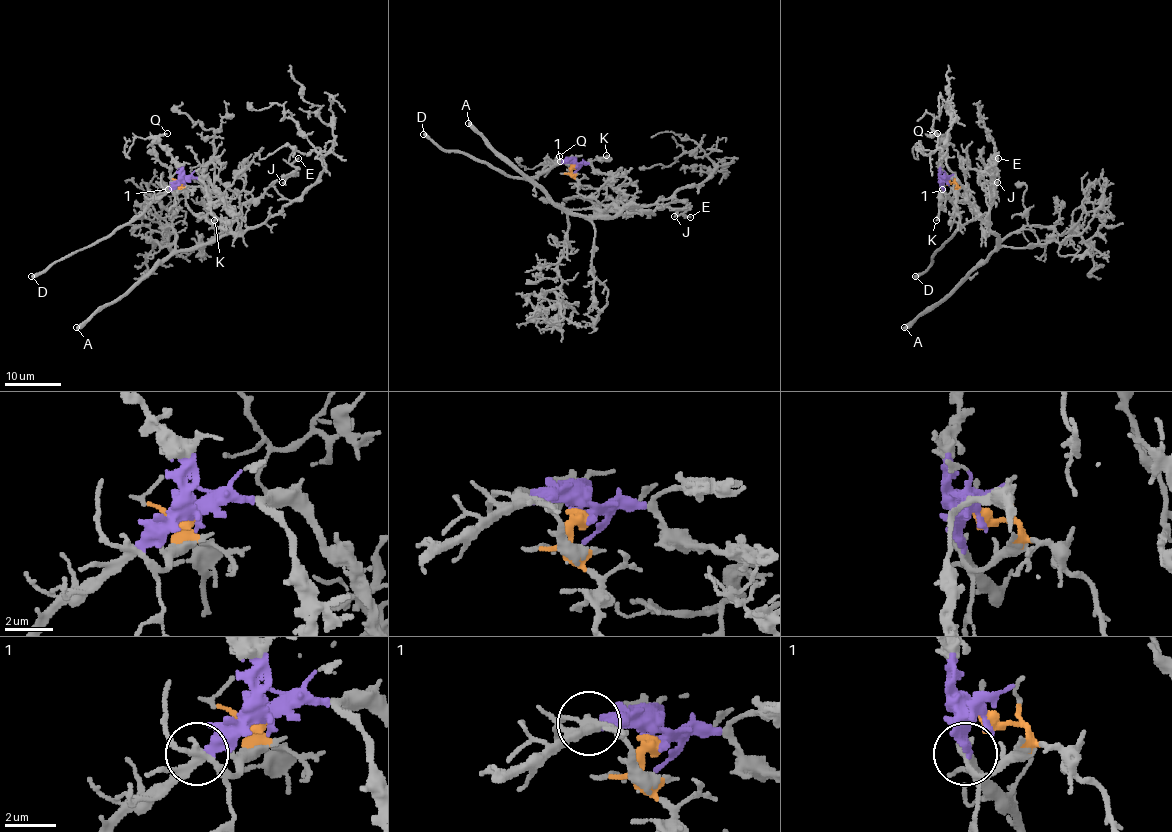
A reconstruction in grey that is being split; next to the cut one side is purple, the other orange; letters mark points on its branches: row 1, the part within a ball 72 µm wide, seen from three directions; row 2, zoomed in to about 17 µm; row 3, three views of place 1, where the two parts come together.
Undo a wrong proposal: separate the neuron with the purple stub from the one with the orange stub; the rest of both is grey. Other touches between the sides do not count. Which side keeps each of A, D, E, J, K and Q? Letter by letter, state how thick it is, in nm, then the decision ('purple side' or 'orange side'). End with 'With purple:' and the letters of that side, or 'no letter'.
A: calibre 440 nm; orange side
D: calibre 440 nm; purple side
E: calibre 200 nm; orange side
J: calibre 170 nm; orange side
K: calibre 200 nm; purple side
Q: calibre 160 nm; purple side
With purple: D, K, Q

